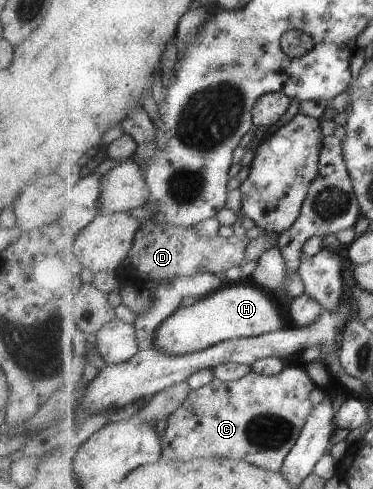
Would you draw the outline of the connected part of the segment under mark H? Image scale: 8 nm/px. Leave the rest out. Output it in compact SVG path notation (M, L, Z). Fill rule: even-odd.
M252 281L251 283L235 283L229 287L223 286L219 291L208 294L203 298L197 299L190 306L181 307L175 314L163 323L157 333L155 333L154 347L167 353L167 355L189 355L203 351L208 347L213 347L222 341L235 338L248 338L260 336L269 332L291 326L288 311L284 309L280 299L272 292L268 292L264 287Z

